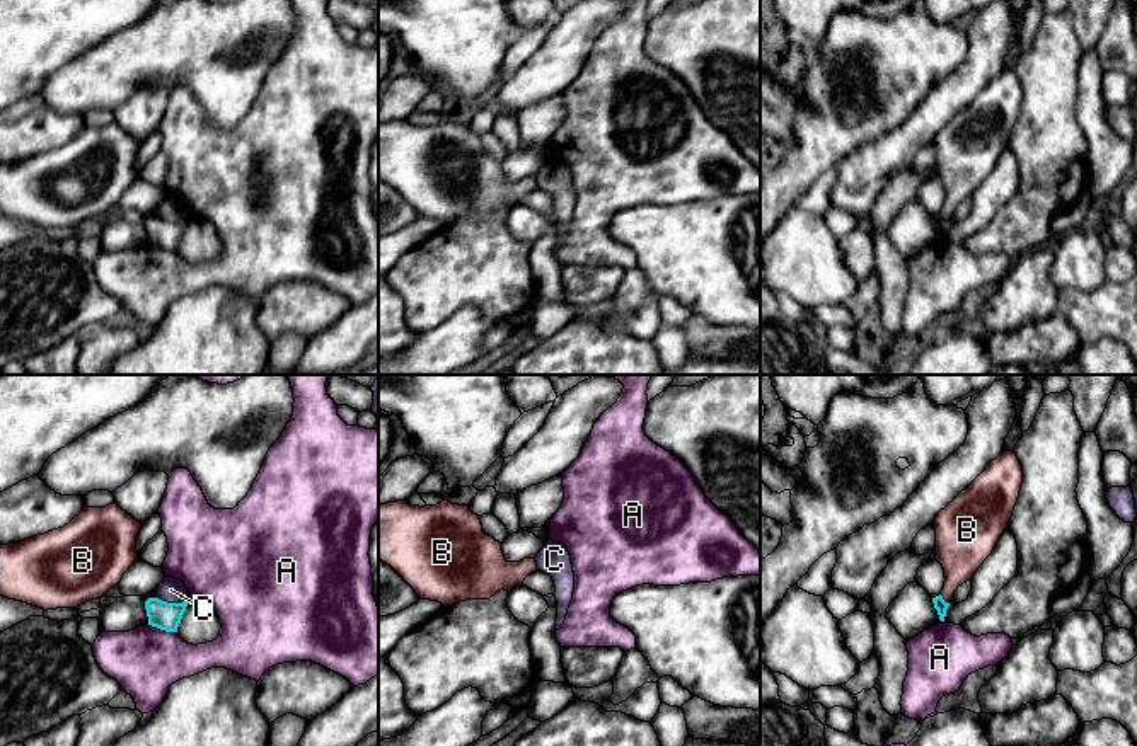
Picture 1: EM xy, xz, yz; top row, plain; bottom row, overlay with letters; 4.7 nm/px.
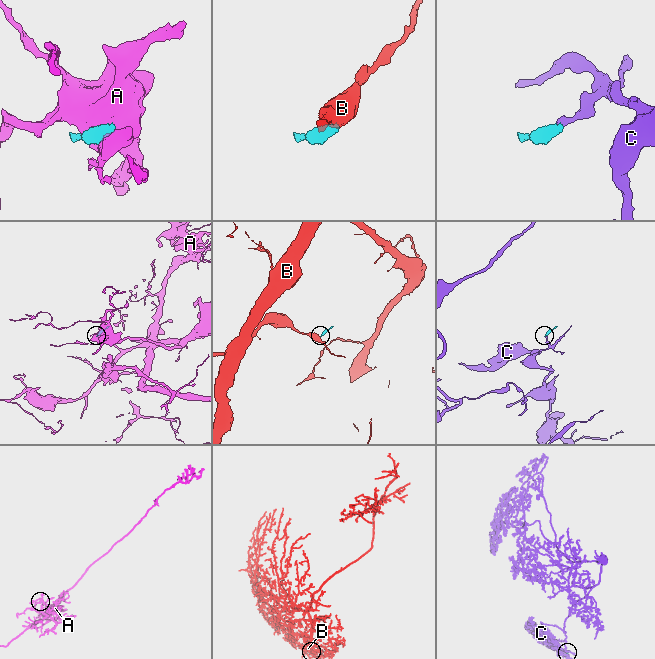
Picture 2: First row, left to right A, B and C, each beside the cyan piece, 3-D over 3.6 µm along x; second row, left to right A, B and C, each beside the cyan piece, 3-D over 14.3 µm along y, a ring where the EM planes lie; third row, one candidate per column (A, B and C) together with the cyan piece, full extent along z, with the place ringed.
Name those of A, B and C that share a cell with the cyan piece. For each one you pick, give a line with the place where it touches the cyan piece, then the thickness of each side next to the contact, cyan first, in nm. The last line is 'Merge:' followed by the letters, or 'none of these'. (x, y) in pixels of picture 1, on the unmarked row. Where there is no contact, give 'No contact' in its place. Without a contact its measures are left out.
B: Touches cyan at yz (943, 218). Thickness 60 nm (cyan) against 220 nm
Merge: B

